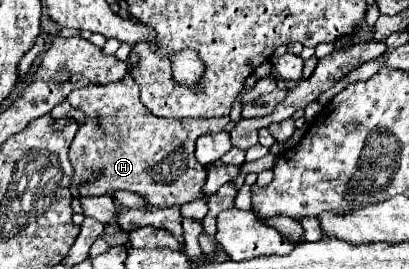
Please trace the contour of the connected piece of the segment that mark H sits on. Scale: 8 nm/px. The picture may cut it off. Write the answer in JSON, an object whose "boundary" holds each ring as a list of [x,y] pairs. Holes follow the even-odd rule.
{"boundary":[[[127,73],[117,83],[109,83],[109,85],[101,85],[101,87],[89,85],[85,89],[77,89],[67,97],[67,101],[73,107],[83,109],[83,113],[87,117],[87,123],[79,125],[79,131],[77,131],[77,135],[71,143],[71,151],[69,151],[71,165],[75,169],[71,183],[79,183],[79,193],[107,195],[111,191],[125,189],[125,191],[141,195],[147,201],[147,205],[155,205],[155,207],[183,205],[183,203],[203,197],[203,185],[207,181],[207,171],[193,157],[195,141],[201,135],[223,131],[223,127],[229,123],[227,117],[209,117],[209,119],[161,119],[161,117],[155,117],[141,103],[139,85],[135,83],[131,73]],[[95,171],[101,173],[101,179],[87,181],[87,177]]]}

